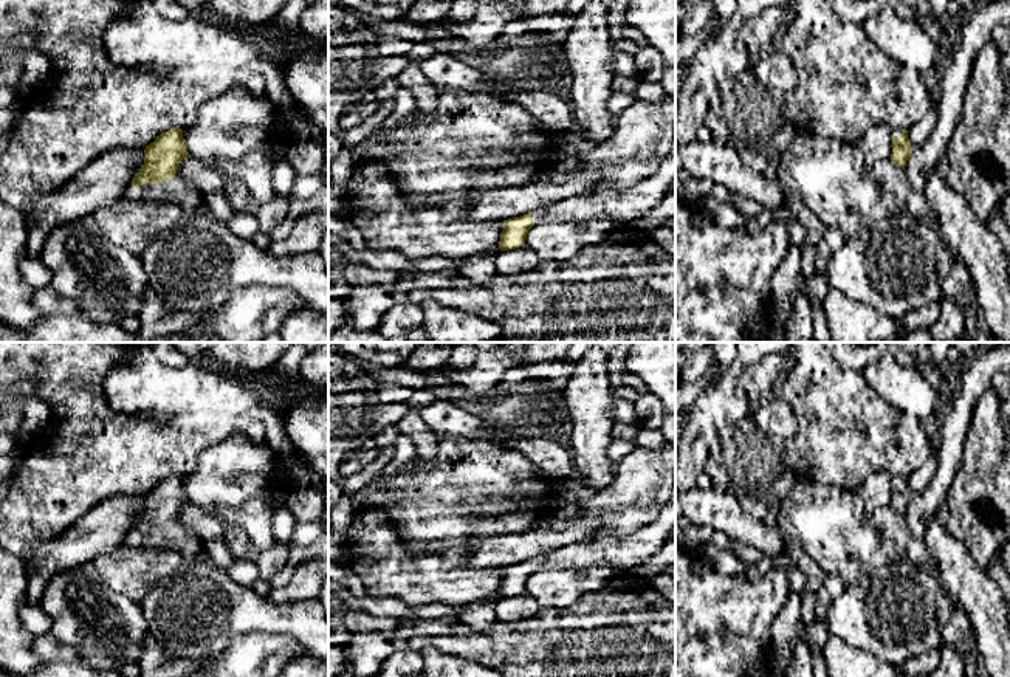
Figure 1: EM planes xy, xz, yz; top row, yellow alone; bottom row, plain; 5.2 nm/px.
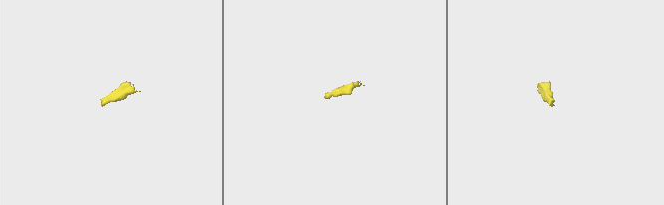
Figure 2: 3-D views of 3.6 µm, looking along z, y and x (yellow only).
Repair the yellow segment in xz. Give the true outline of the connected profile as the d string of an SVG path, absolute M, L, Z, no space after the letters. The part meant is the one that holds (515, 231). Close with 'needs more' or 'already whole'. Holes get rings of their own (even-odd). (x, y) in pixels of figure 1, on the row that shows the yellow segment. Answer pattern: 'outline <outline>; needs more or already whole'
outline M675 138L666 156L658 161L657 172L630 187L590 191L550 208L503 220L499 248L508 251L522 246L528 231L539 223L607 217L618 223L621 232L629 232L630 225L655 208L672 187L675 187Z; needs more

